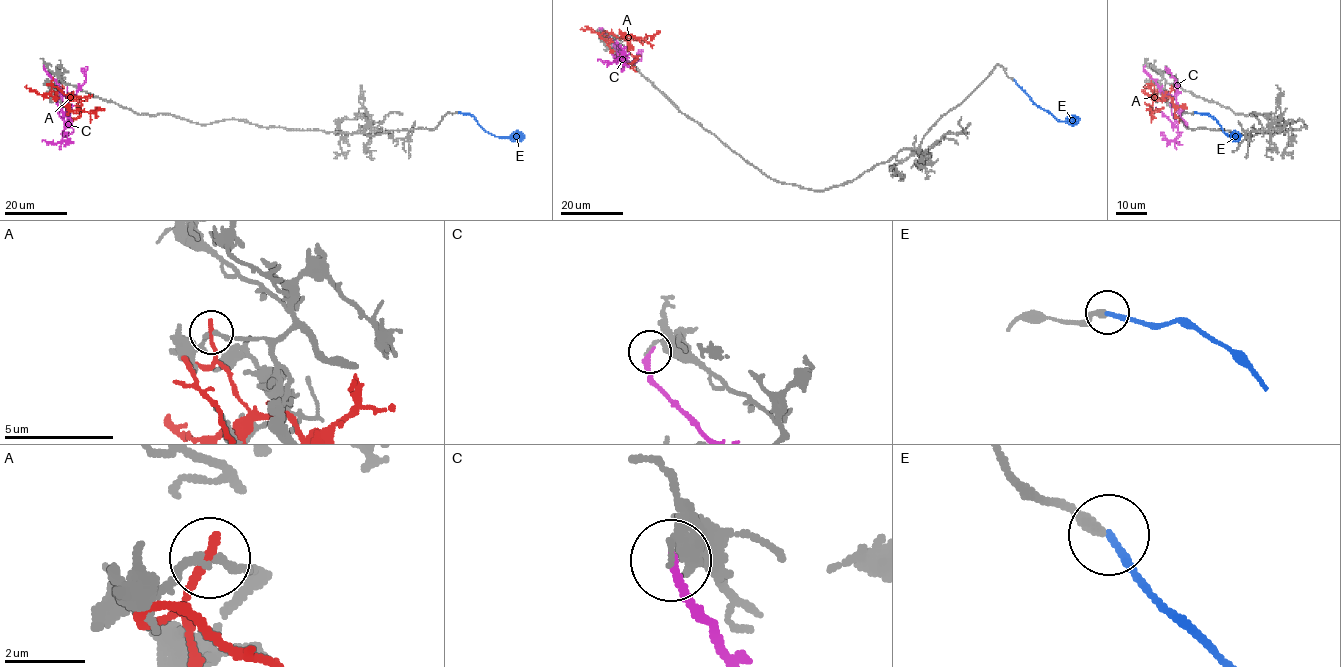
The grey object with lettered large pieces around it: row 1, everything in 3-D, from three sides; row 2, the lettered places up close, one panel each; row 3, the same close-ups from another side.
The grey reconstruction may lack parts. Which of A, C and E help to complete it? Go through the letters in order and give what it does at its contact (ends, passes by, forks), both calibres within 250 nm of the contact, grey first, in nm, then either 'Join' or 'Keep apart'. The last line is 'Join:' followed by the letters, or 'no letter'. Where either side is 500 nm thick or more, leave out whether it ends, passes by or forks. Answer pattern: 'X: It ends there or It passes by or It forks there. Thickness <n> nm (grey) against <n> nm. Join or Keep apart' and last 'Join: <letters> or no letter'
A: It ends there. Thickness 190 nm (grey) against 200 nm. Keep apart
C: It ends there. Thickness 130 nm (grey) against 190 nm. Keep apart
E: It ends there. Thickness 320 nm (grey) against 200 nm. Join
Join: E

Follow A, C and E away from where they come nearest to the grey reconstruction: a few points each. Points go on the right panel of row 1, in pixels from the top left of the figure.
A: (1150, 79), (1151, 83), (1147, 83), (1154, 95), (1171, 99), (1179, 122)
C: (1143, 66), (1157, 84), (1171, 96), (1171, 113), (1179, 136), (1168, 141), (1163, 133), (1161, 135)
E: (1196, 112), (1211, 116), (1228, 135), (1237, 137), (1234, 135)

